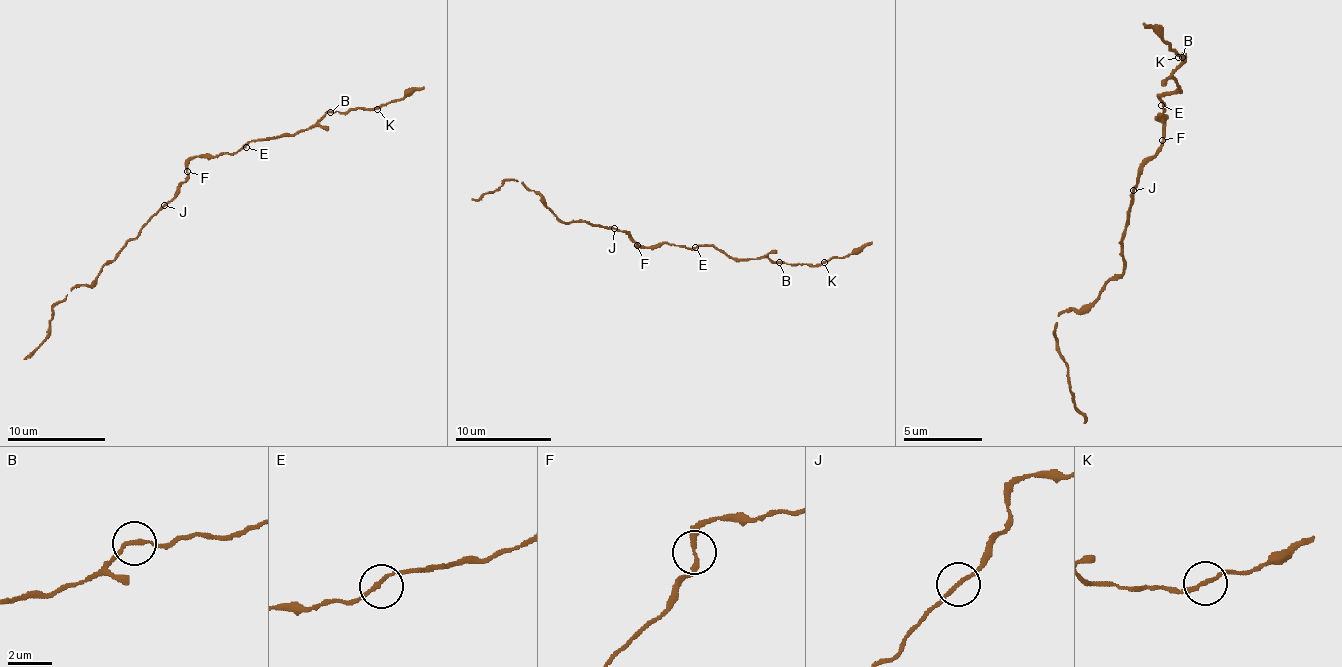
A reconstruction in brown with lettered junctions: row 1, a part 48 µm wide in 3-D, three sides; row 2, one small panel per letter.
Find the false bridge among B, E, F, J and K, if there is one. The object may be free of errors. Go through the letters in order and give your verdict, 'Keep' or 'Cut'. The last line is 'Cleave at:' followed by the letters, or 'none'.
B: Keep
E: Keep
F: Keep
J: Keep
K: Keep
Cleave at: none

